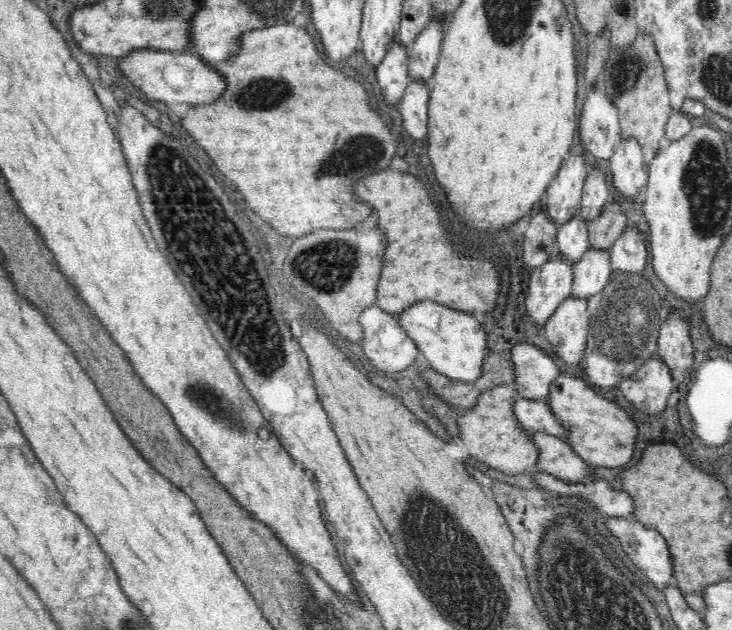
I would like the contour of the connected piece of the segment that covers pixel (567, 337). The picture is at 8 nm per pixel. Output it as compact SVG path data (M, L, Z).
M569 297L556 309L544 325L544 338L550 342L554 354L564 364L583 362L587 347L587 302Z

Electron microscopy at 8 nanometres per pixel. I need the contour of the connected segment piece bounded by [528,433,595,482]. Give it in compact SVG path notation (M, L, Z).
M533 433L530 435L530 444L538 451L538 458L534 462L534 470L542 471L560 481L584 482L595 466L574 456L566 446L566 441L550 434Z

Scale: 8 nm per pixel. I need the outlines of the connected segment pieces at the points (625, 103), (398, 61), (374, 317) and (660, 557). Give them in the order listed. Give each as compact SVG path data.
M638 34L630 48L614 51L610 60L605 62L606 82L612 105L618 109L620 140L634 140L643 148L659 150L663 145L664 128L670 116L669 90L663 81L663 67L652 46L651 38Z
M393 43L382 62L376 67L376 80L384 102L397 105L411 82L408 77L408 51L398 43Z
M376 304L365 308L358 316L358 326L362 329L362 339L358 343L376 370L401 372L404 375L414 365L419 352L414 348L414 341L399 328L396 317L397 315L380 310Z
M606 518L604 520L610 536L616 538L628 560L636 570L644 574L656 588L673 584L671 580L671 555L666 549L662 535L628 518Z

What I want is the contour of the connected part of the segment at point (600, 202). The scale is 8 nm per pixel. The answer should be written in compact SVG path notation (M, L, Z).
M595 166L585 178L578 217L582 221L586 221L586 224L590 224L595 218L598 218L602 207L613 200L606 175L603 173L604 170L604 166Z

